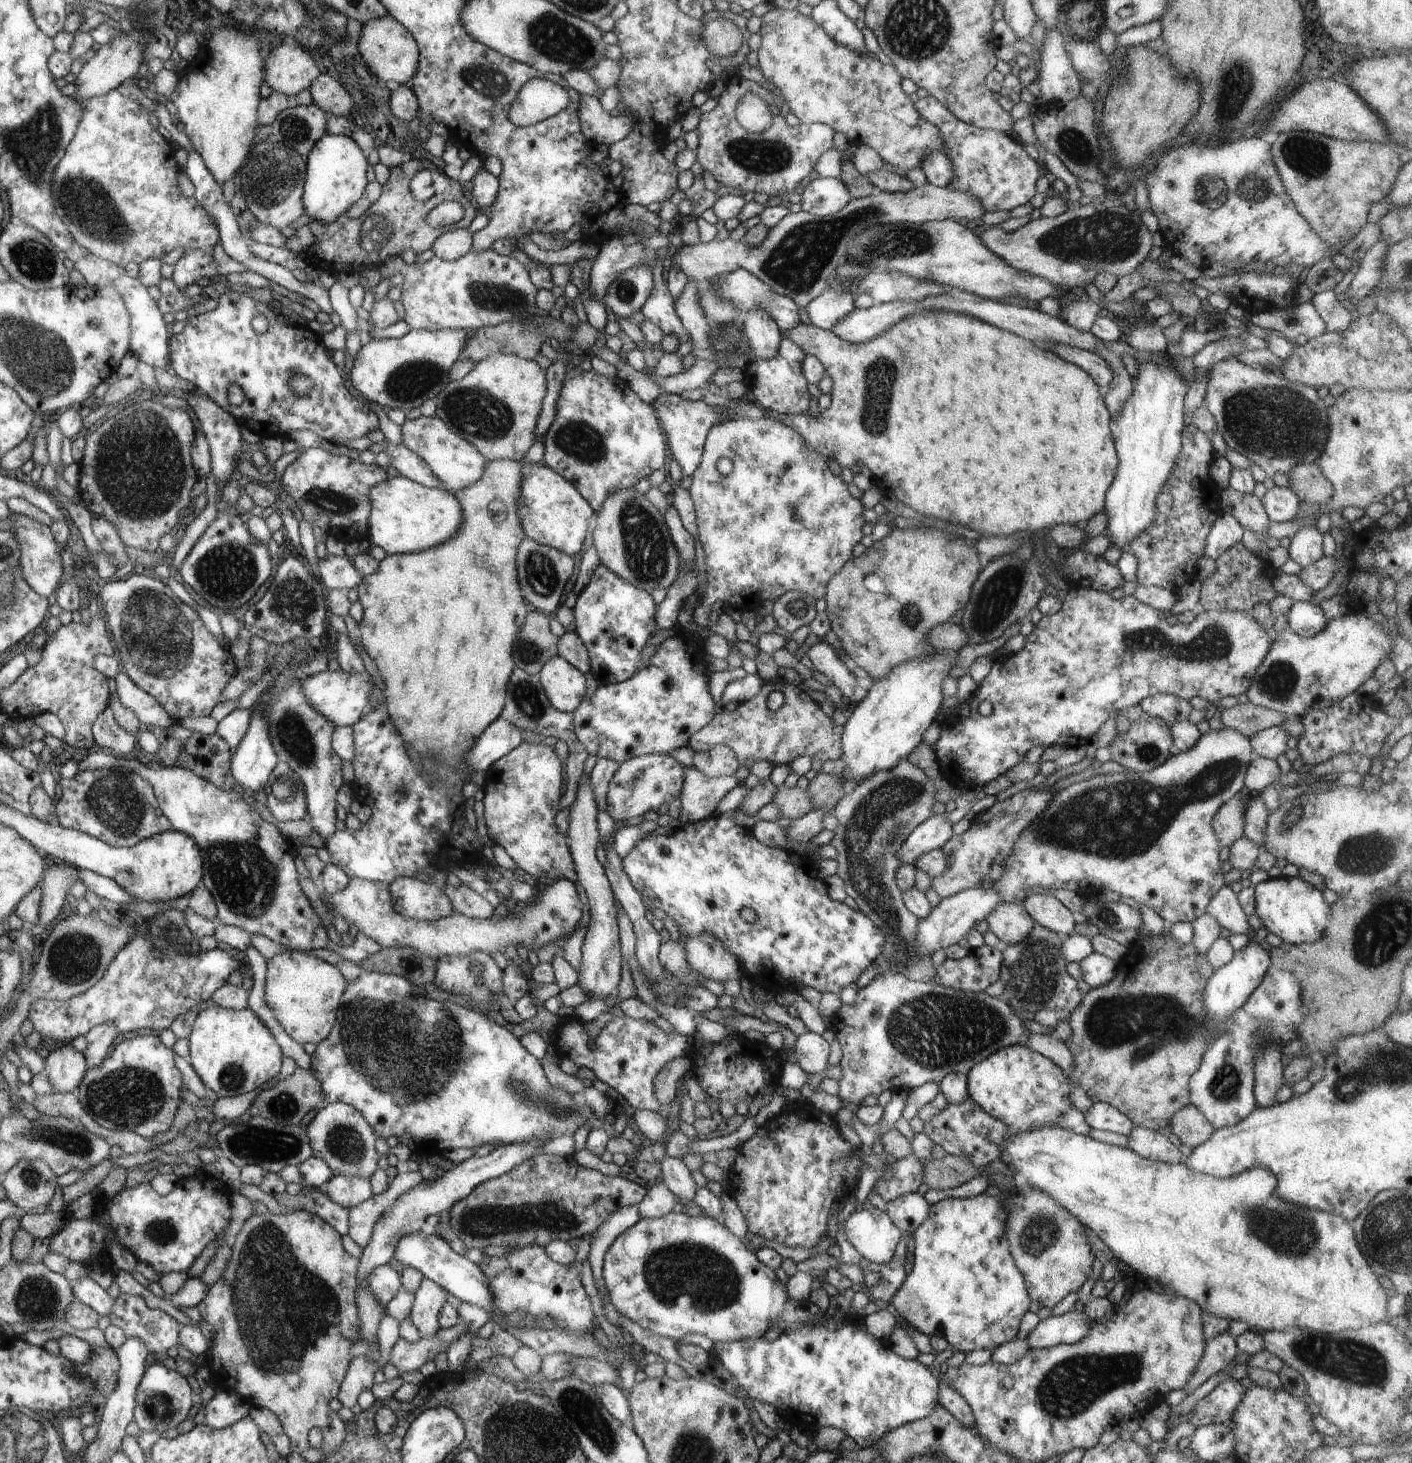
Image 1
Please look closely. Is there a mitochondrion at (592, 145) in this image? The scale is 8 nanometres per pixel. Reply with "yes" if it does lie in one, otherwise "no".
no

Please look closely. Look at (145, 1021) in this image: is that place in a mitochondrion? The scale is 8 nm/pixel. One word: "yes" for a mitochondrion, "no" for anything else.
no

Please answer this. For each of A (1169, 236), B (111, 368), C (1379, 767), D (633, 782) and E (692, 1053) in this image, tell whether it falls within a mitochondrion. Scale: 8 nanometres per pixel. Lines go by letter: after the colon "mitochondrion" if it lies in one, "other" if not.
A: other
B: other
C: other
D: mitochondrion
E: other

